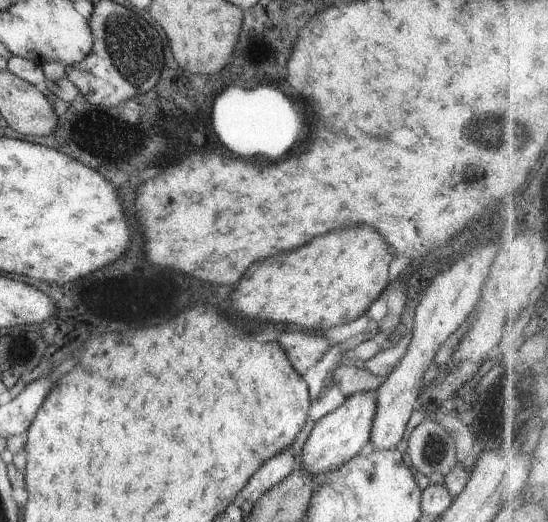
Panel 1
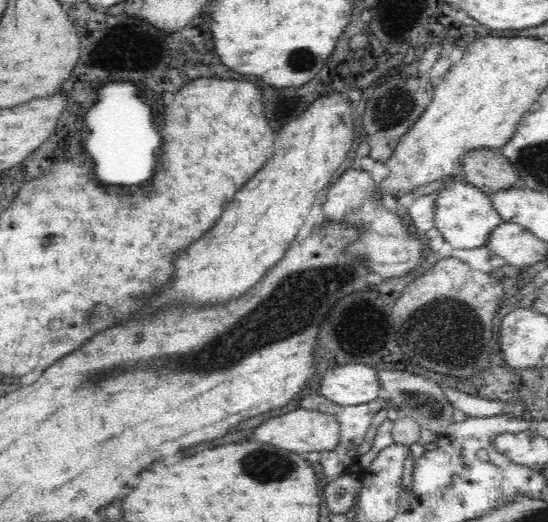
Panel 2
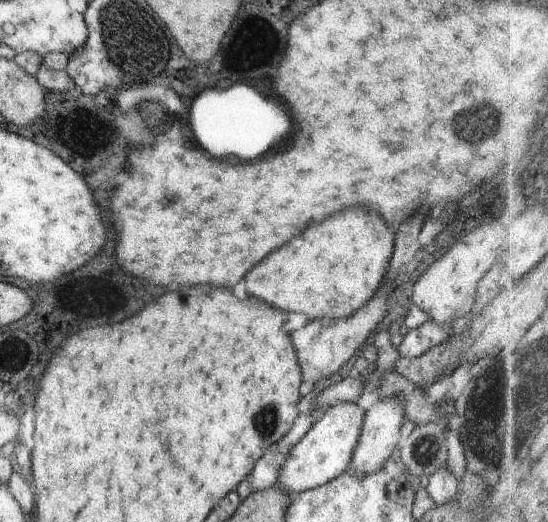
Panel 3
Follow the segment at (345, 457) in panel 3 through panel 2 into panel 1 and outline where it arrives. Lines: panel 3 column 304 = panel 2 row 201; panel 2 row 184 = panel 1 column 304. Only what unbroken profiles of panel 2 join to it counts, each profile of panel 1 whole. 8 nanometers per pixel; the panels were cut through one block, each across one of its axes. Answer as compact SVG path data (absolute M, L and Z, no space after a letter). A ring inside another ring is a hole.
M375 392L351 395L341 406L316 421L302 448L299 467L310 474L324 476L364 452L368 448L376 405Z

